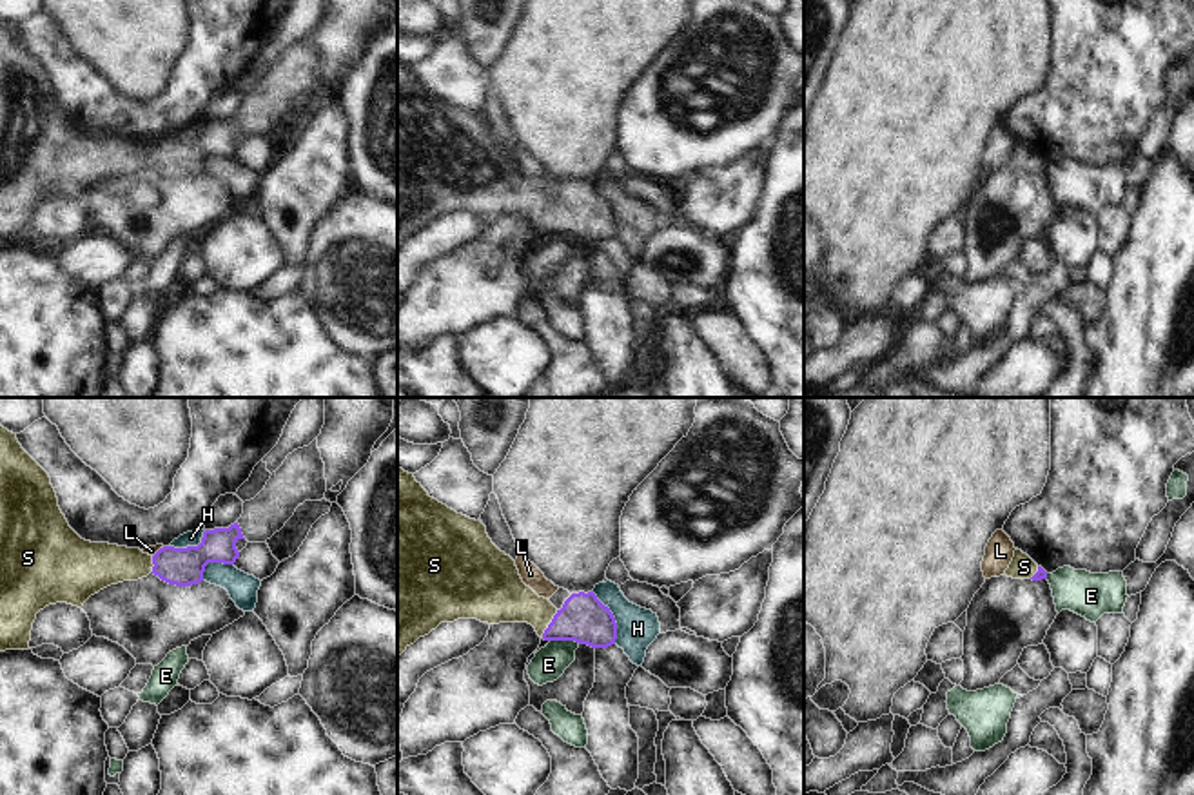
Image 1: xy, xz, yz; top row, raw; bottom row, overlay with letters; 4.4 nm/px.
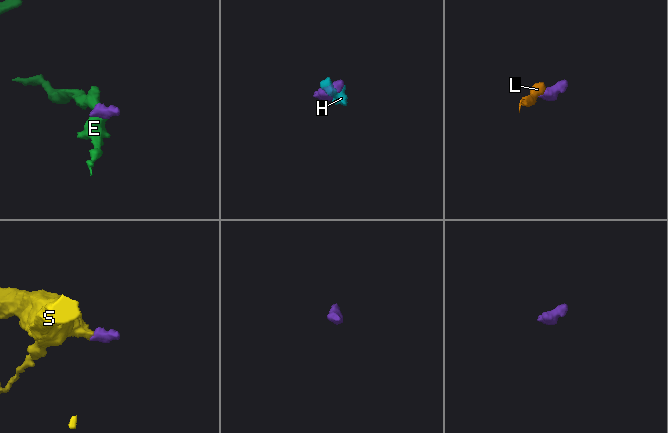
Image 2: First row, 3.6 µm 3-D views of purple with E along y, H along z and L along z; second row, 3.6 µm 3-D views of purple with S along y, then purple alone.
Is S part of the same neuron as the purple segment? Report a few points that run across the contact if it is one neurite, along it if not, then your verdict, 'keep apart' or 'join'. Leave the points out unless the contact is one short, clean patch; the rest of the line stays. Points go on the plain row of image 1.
xz (583, 211), (567, 218), (548, 218), (532, 202), (501, 189) | join

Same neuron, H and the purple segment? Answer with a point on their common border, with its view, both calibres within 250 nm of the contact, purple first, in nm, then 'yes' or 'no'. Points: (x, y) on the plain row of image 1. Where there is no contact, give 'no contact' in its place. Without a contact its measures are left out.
meets purple in xz at (614, 211); 220 nm thick on the purple side, 180 nm on the other; no

